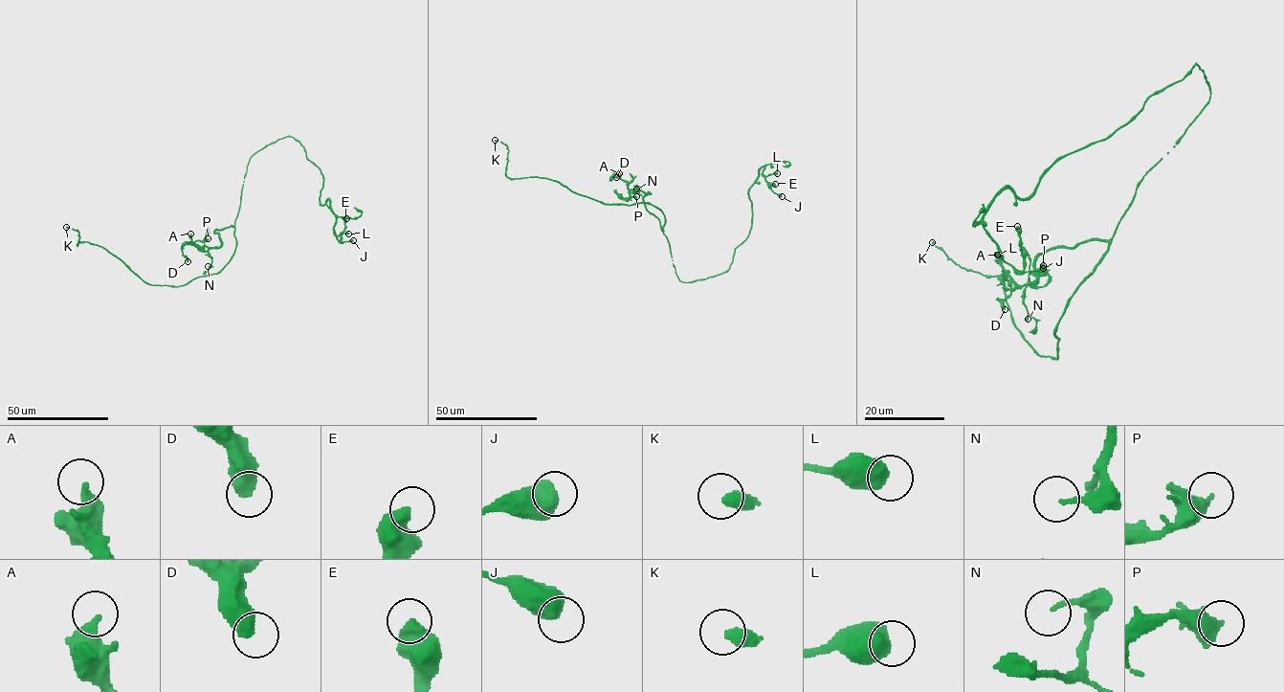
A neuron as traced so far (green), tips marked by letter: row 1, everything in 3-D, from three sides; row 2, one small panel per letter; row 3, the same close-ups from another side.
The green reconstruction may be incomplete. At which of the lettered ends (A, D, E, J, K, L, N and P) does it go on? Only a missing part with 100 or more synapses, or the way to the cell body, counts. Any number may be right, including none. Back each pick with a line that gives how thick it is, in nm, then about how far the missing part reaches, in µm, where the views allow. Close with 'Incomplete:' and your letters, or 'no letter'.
Incomplete: no letter

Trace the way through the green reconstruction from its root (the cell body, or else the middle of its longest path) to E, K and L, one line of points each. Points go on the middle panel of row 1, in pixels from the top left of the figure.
E: (670, 250), (682, 281), (725, 272), (751, 229), (748, 190), (763, 166), (764, 180), (769, 187), (775, 184)
K: (670, 250), (658, 209), (647, 203), (604, 204), (545, 178), (509, 178), (507, 146), (495, 140)
L: (670, 250), (682, 281), (725, 272), (751, 229), (748, 190), (758, 171), (763, 166), (765, 176), (777, 173)

